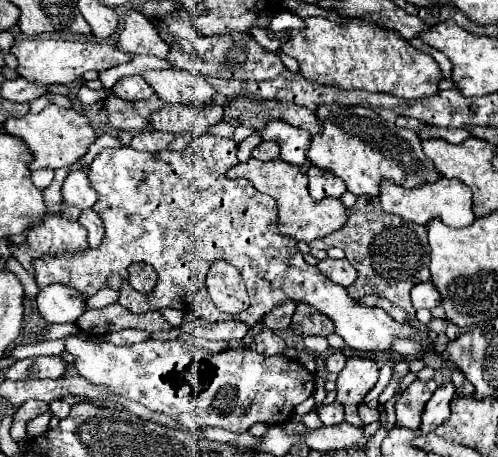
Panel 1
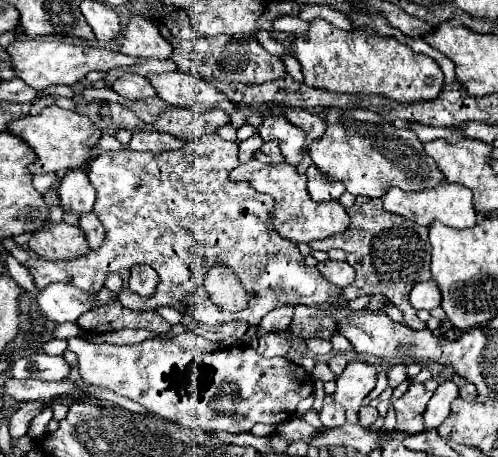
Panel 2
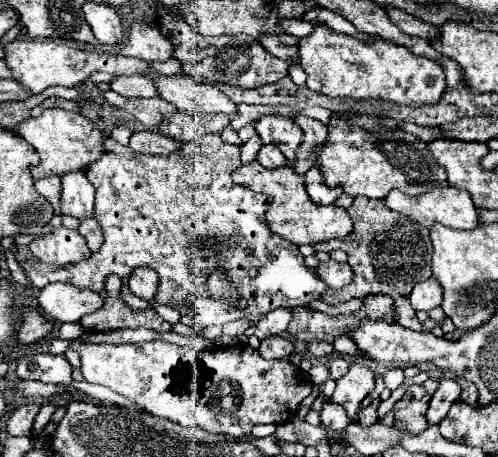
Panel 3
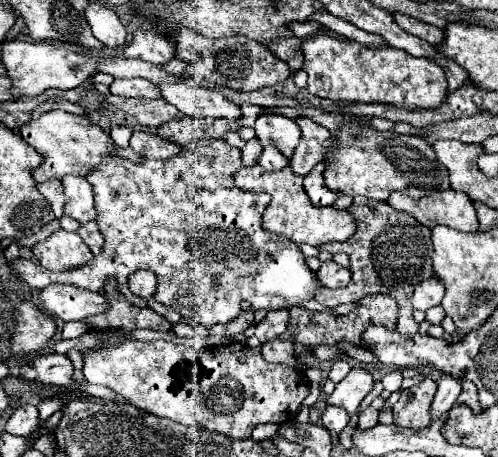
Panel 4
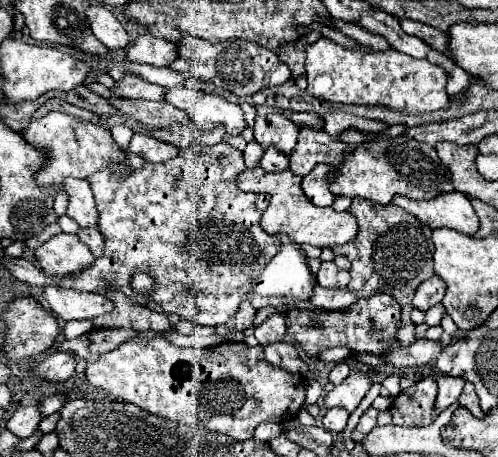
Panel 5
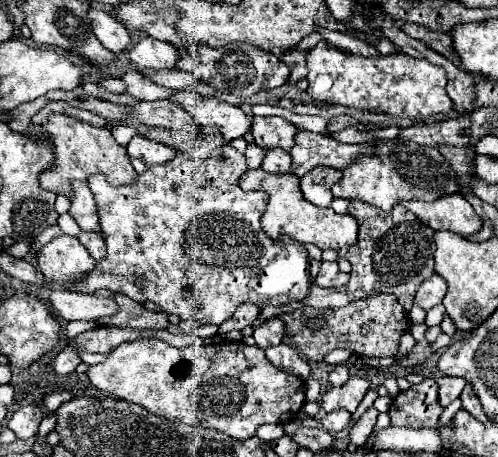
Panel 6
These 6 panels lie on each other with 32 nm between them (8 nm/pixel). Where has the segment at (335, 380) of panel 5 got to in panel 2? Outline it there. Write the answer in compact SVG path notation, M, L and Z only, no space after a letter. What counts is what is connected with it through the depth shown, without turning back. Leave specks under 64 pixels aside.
M334 354L334 356L330 356L330 360L328 360L328 368L330 368L330 372L334 374L334 376L338 376L344 368L346 368L346 356L344 354Z

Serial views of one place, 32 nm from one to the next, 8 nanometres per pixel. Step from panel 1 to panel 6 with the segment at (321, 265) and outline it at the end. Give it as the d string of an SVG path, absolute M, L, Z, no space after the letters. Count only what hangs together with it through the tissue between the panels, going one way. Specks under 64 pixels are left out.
M322 262L314 284L322 286L322 288L340 288L340 286L348 284L348 280L350 280L350 276L342 270L338 270L336 262Z

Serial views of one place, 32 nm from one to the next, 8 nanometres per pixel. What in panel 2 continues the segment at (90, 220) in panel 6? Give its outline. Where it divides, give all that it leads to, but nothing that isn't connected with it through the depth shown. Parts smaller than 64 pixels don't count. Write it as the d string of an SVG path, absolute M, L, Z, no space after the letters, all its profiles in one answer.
M76 168L76 170L70 170L60 188L60 204L64 210L76 210L78 214L84 214L84 212L90 212L94 202L96 202L96 192L86 176L86 172L82 168Z

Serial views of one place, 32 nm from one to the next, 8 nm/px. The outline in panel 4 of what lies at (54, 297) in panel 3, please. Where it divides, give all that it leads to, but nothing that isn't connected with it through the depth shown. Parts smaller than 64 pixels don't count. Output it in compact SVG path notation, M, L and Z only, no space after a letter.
M50 284L40 292L42 308L48 316L72 322L72 320L84 320L86 316L104 312L108 308L106 298L98 292L80 290L70 284Z

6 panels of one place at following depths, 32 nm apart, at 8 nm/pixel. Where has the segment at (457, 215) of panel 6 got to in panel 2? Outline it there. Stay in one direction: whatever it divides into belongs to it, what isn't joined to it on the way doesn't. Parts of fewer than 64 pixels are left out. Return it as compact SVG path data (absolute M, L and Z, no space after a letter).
M448 180L422 192L404 192L402 188L388 188L388 192L382 196L382 204L388 212L400 214L406 220L412 220L420 226L430 226L434 220L440 220L450 228L470 228L472 224L476 224L476 214L472 208L472 192L466 186L450 184Z

